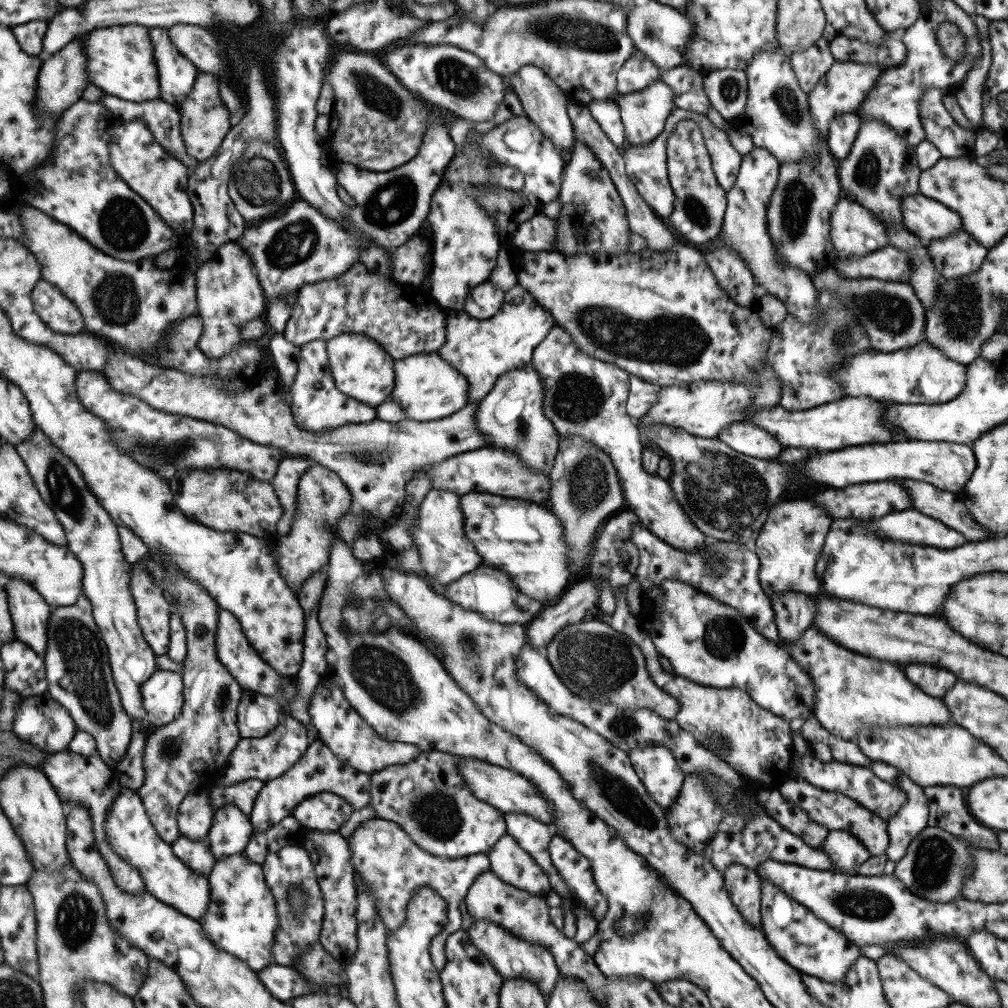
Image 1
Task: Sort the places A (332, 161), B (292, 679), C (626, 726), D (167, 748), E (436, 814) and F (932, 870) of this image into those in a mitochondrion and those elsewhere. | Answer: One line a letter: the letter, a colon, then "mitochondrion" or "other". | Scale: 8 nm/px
A: other
B: other
C: mitochondrion
D: mitochondrion
E: mitochondrion
F: mitochondrion

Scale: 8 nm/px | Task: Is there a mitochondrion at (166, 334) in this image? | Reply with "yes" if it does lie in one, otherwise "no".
no

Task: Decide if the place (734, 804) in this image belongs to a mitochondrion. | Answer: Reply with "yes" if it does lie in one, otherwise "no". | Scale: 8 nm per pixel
no

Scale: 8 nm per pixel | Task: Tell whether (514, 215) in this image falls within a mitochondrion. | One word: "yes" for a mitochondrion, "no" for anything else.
no

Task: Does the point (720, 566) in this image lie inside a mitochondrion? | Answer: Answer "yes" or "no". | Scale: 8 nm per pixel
yes

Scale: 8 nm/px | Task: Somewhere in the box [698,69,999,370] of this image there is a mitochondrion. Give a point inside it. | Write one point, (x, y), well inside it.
(960, 314)

